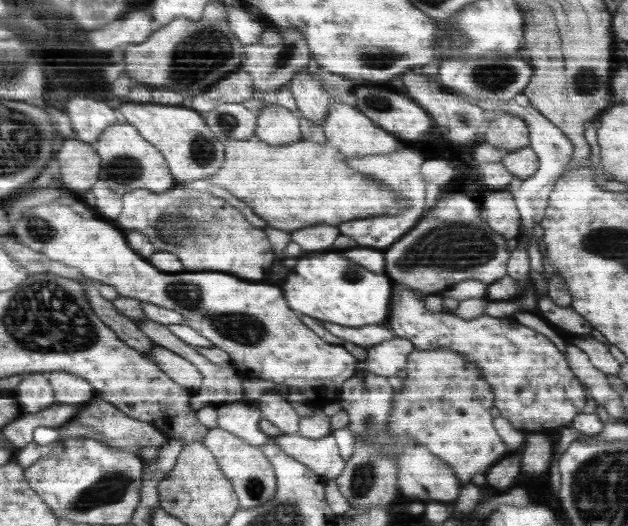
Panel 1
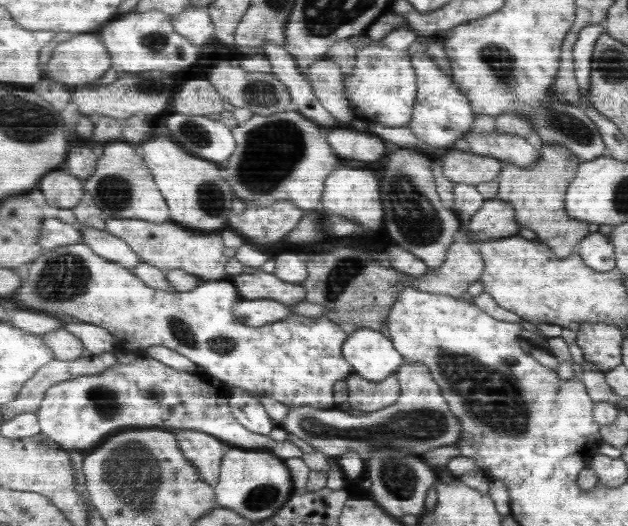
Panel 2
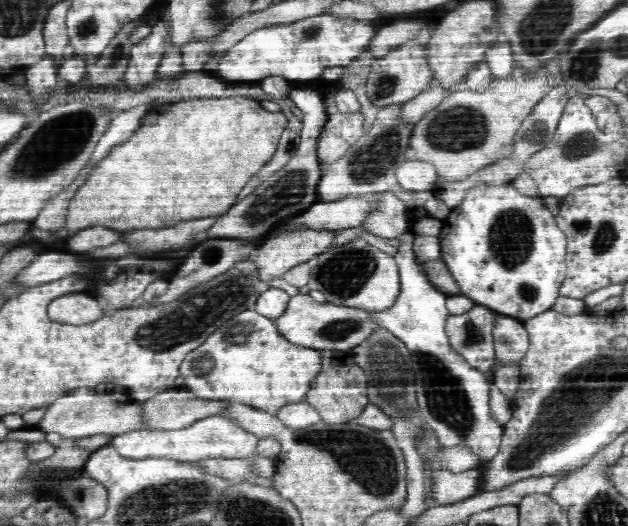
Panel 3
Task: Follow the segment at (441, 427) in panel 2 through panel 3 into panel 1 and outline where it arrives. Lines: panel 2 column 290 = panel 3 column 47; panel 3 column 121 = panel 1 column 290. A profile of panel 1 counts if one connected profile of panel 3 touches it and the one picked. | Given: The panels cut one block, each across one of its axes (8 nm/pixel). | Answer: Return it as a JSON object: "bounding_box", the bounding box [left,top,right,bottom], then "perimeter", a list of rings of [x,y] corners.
{"bounding_box":[257,390,301,434],"perimeter":[[[266,390],[257,400],[263,418],[267,418],[283,433],[294,434],[300,428],[301,418],[284,397]]]}

